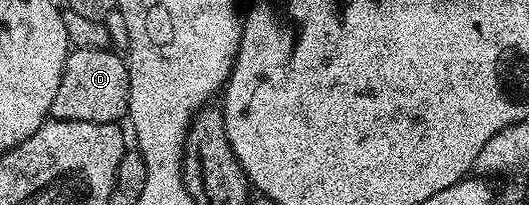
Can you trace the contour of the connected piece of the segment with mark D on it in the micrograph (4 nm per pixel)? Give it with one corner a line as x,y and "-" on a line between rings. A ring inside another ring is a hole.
71,48
66,55
60,87
52,98
50,117
55,121
83,121
84,123
118,123
126,117
128,107
127,62
110,50

